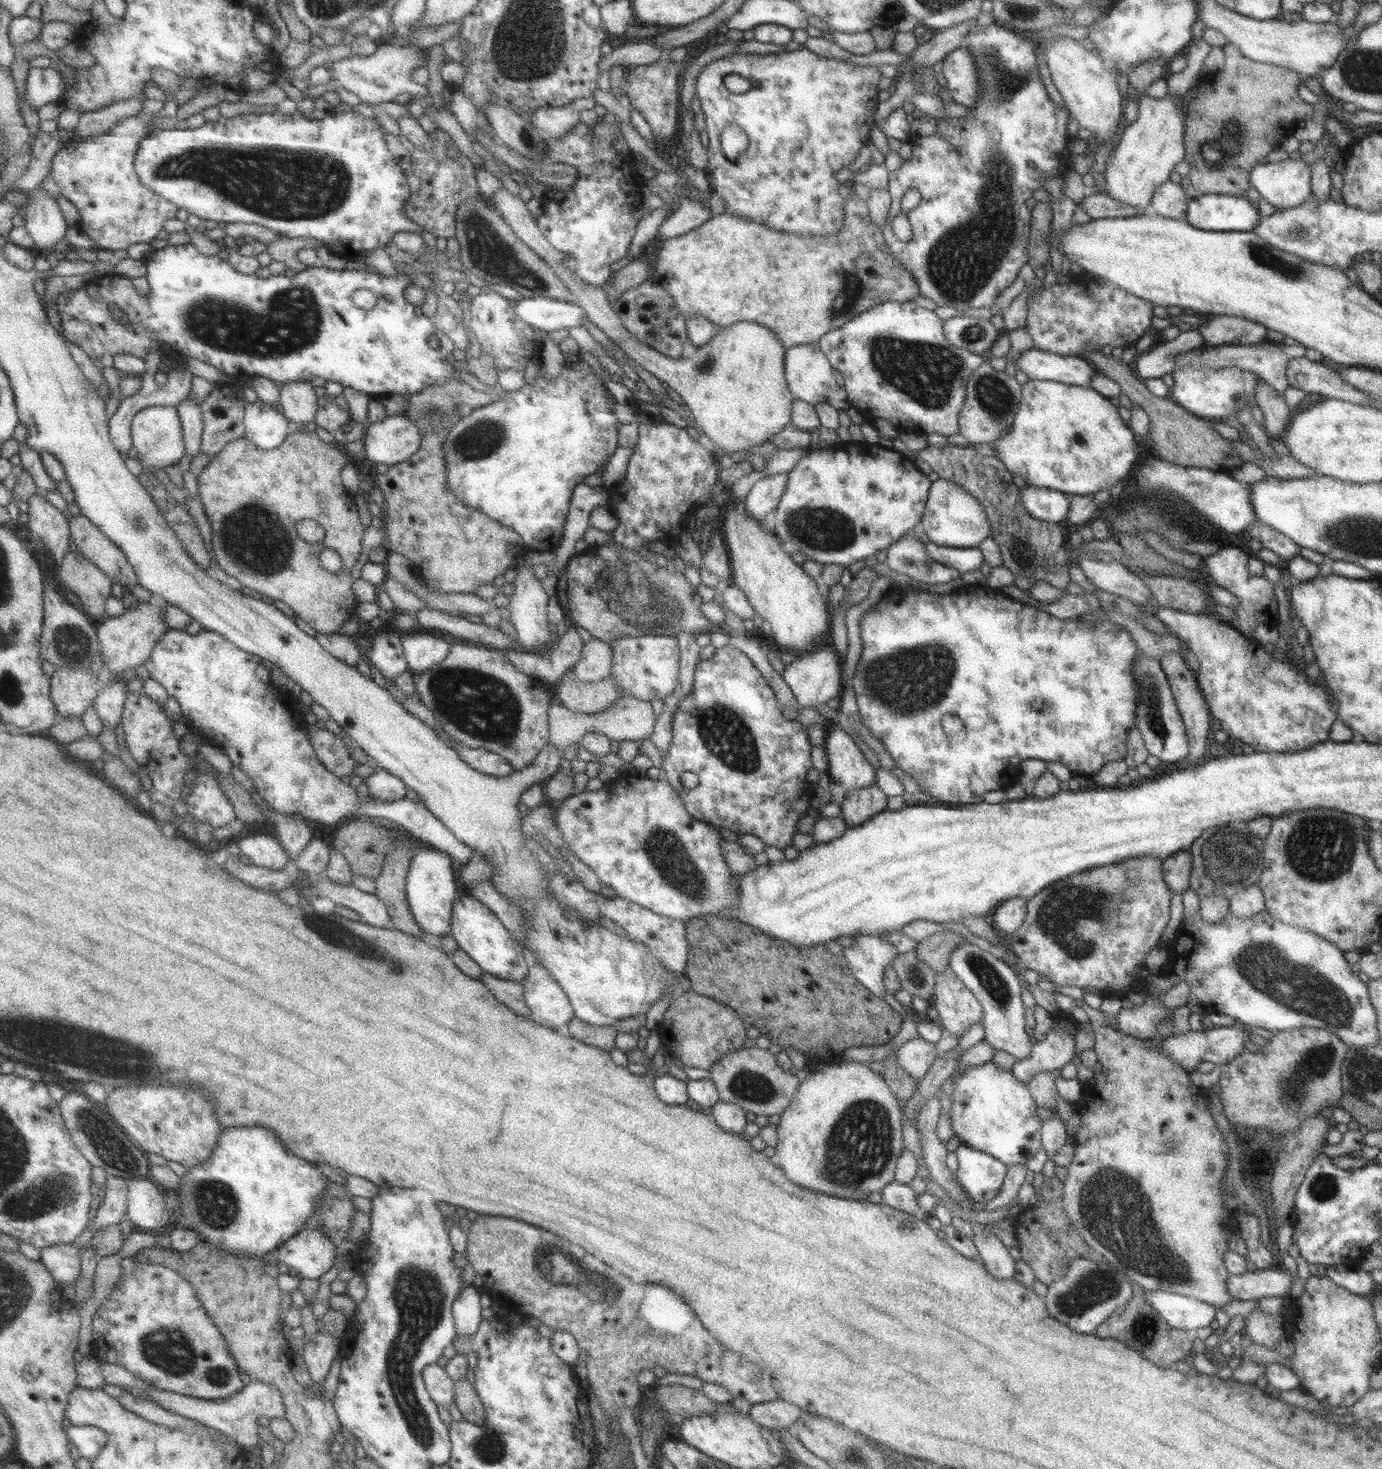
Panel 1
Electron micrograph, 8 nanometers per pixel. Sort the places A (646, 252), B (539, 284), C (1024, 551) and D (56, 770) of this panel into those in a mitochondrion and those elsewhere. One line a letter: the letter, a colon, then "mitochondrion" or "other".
A: other
B: other
C: mitochondrion
D: other

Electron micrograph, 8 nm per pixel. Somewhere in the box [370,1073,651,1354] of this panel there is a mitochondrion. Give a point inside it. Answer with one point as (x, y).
(561, 1271)

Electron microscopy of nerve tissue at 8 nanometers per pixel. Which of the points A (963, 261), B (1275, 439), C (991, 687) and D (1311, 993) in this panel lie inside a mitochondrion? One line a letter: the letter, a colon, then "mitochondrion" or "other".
A: mitochondrion
B: other
C: other
D: mitochondrion

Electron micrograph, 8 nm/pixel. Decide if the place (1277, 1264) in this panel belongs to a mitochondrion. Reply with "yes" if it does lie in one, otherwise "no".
no

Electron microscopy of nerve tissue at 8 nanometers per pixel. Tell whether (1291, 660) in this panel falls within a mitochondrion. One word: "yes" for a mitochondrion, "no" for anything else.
no

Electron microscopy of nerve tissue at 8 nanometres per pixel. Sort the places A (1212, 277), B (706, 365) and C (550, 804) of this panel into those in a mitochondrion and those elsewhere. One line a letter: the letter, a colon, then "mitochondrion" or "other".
A: other
B: mitochondrion
C: other

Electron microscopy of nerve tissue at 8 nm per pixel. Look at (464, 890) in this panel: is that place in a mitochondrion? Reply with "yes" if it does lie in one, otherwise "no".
no

